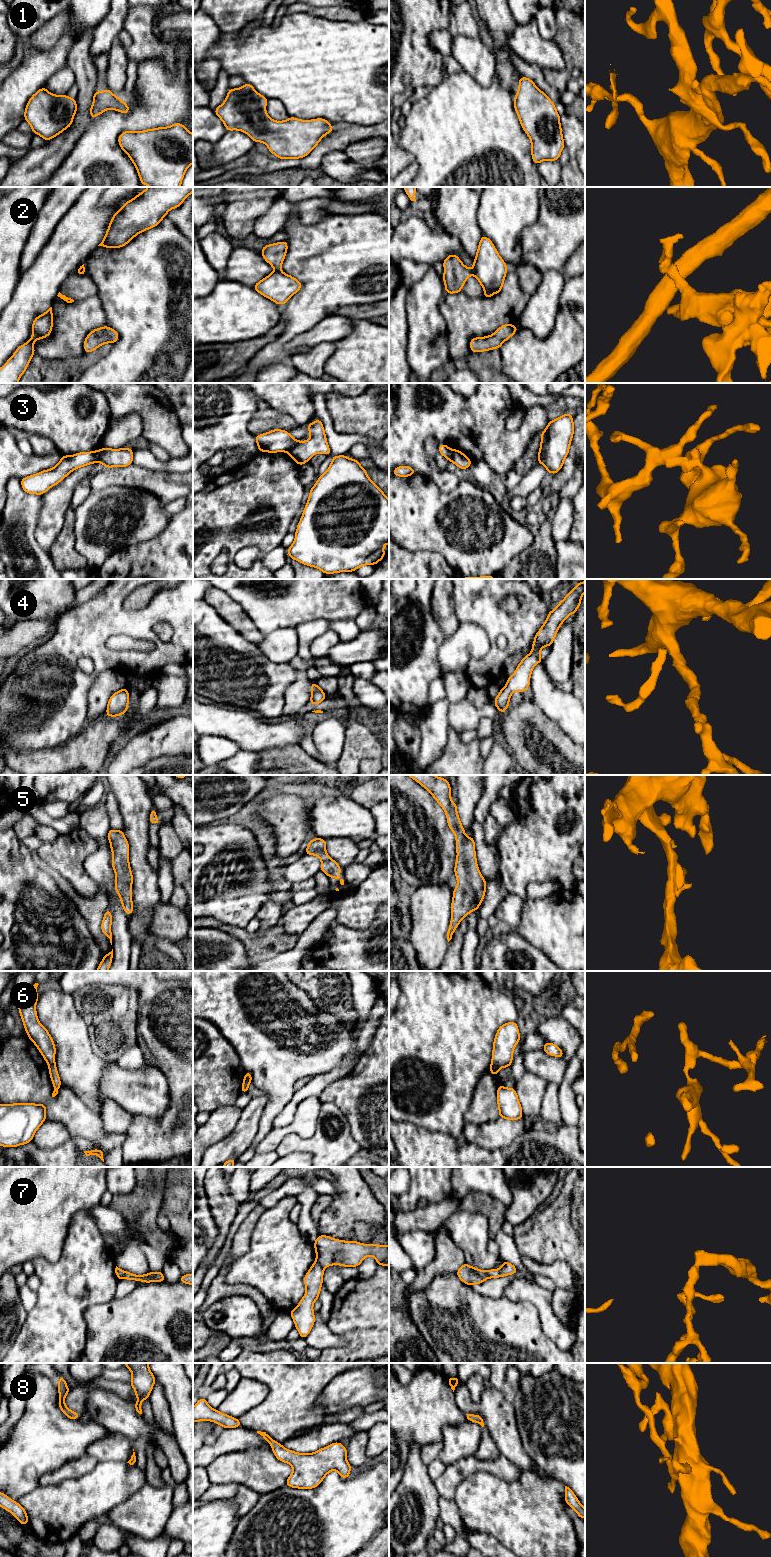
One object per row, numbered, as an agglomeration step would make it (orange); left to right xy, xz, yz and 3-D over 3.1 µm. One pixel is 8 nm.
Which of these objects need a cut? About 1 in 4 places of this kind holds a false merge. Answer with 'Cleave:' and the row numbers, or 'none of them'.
Cleave: 2, 3, 6, 7

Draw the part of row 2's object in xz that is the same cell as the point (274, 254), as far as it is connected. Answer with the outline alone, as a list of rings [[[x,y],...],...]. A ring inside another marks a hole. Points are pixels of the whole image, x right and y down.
[[[287,241],[265,245],[261,254],[266,262],[268,262],[275,271],[280,271],[284,258],[288,249]]]

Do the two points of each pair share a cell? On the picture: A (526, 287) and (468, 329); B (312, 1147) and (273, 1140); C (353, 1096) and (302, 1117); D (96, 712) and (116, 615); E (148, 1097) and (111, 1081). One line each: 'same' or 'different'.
A: different
B: different
C: different
D: different
E: same

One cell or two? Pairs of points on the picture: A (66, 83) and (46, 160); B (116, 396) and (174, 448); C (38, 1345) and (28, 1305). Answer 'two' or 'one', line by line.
A: two
B: one
C: two

